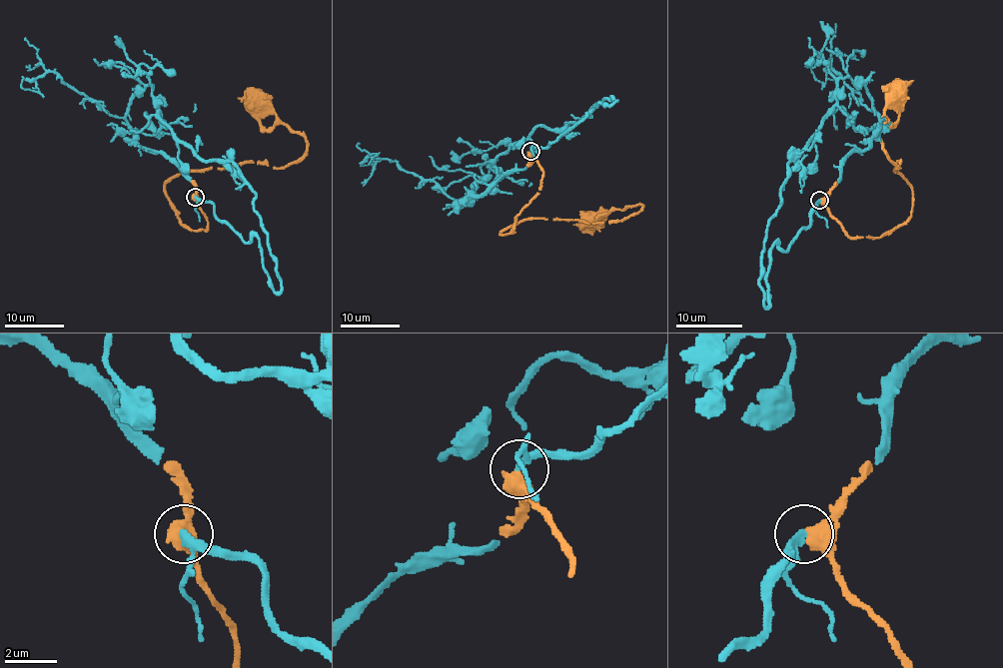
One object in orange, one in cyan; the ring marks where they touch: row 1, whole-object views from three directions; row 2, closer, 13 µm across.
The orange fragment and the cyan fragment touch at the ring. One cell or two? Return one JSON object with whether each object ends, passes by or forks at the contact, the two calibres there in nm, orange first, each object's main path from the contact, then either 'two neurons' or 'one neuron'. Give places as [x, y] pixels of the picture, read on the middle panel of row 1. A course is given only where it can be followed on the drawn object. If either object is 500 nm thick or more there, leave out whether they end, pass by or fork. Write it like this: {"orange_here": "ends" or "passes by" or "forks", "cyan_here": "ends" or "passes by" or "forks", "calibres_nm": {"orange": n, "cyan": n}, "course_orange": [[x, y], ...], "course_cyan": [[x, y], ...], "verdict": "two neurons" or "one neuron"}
{"calibres_nm": {"orange": 700, "cyan": 240}, "course_orange": [[531, 151], [541, 189], [501, 235], [532, 218], [619, 221], [641, 206], [595, 221]], "course_cyan": [[531, 151], [616, 101], [561, 128], [537, 126], [496, 159], [498, 178], [468, 205], [358, 144]], "verdict": "one neuron"}

